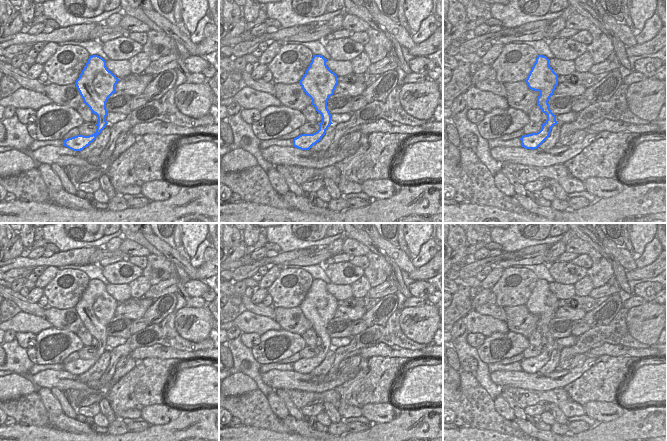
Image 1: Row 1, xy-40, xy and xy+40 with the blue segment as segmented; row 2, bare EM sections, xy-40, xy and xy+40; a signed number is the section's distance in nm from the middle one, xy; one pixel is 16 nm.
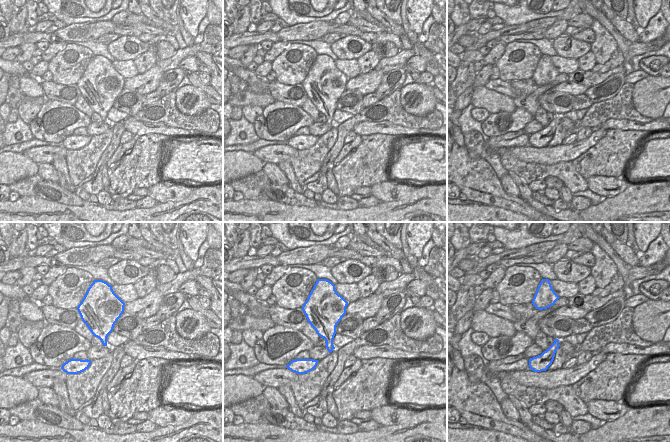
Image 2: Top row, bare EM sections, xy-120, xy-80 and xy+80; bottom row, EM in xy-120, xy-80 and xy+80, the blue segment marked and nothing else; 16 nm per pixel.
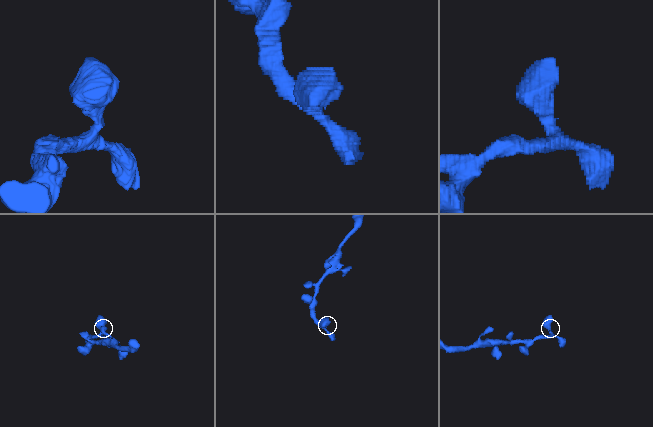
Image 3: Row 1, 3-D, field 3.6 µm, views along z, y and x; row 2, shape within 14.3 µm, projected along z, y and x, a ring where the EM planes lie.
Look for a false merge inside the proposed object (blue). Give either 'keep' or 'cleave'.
keep

